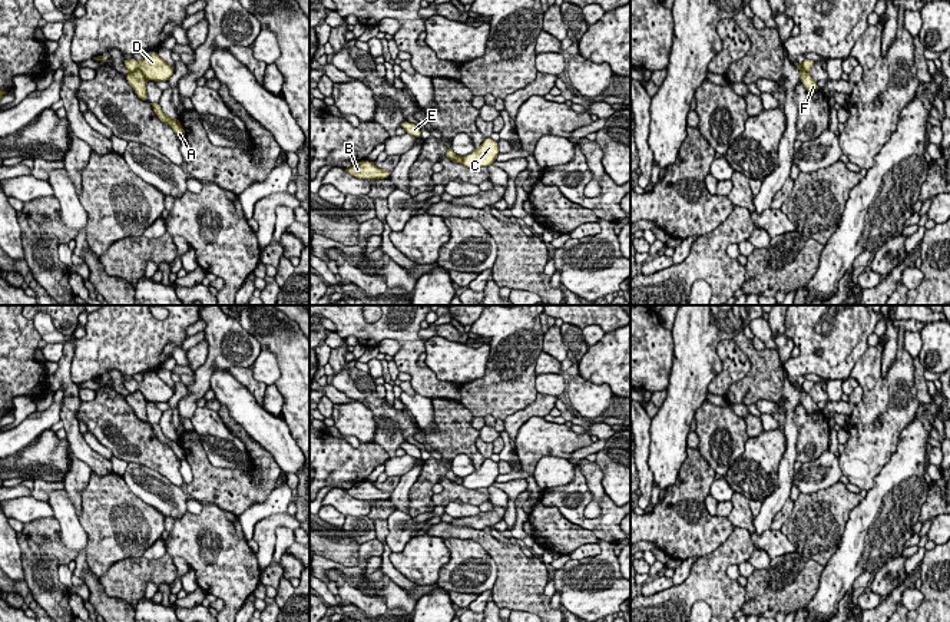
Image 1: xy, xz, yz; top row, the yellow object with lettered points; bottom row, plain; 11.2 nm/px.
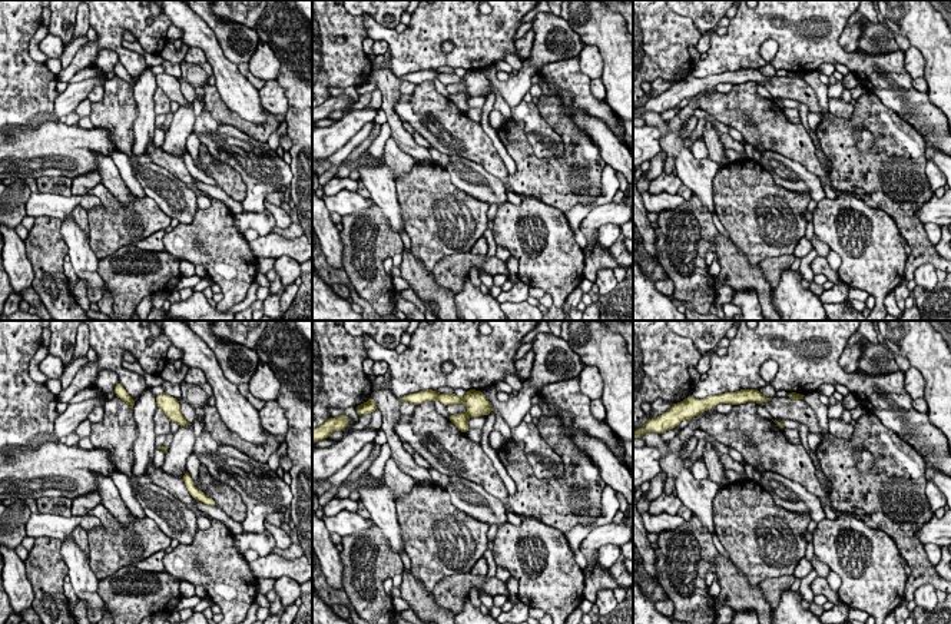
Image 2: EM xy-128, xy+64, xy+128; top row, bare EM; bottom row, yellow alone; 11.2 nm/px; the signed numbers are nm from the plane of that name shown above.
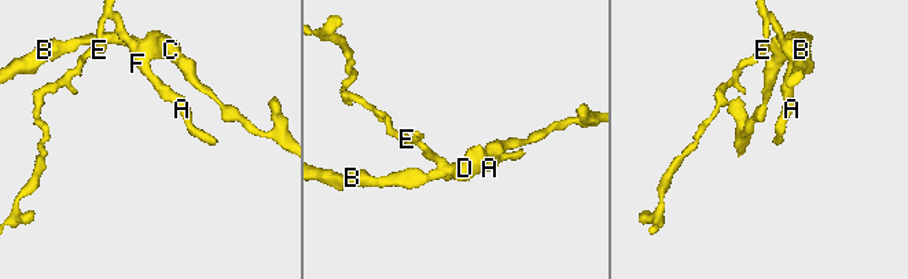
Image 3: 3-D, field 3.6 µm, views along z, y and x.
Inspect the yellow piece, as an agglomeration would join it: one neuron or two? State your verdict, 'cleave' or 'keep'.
cleave

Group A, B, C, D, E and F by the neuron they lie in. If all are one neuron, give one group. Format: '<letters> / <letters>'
A E F / B C D

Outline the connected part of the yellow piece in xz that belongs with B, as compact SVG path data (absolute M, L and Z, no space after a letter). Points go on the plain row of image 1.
M361 482L355 483L351 489L345 490L350 496L358 500L384 500L391 496L388 492L378 490L373 483Z

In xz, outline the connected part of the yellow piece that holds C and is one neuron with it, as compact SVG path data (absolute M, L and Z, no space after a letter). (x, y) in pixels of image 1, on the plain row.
M486 459L479 469L463 479L461 484L467 489L490 487L499 474L499 464L491 459Z

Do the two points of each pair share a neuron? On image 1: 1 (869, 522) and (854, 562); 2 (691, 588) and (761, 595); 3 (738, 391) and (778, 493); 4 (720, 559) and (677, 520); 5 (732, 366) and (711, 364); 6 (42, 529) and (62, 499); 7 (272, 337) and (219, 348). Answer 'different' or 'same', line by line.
1: same
2: different
3: different
4: different
5: different
6: different
7: different

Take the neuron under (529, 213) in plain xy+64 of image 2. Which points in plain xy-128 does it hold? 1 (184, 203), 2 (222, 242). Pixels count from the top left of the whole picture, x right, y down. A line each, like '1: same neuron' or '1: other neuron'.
1: other neuron
2: same neuron

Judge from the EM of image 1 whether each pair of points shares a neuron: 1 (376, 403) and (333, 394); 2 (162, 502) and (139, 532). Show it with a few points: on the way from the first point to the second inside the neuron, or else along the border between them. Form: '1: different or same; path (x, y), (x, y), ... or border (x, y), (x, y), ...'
1: different; border (331, 384), (353, 400)
2: different; border (129, 490), (165, 516)

